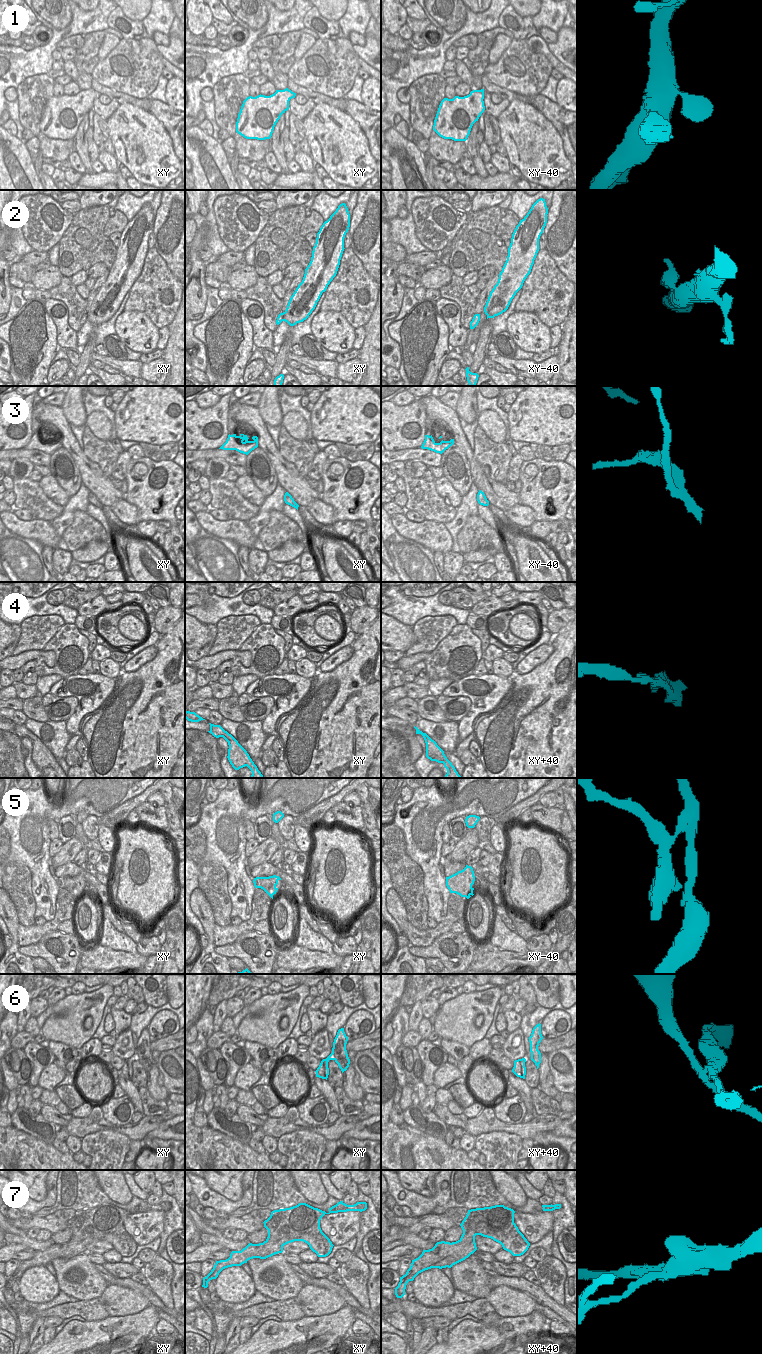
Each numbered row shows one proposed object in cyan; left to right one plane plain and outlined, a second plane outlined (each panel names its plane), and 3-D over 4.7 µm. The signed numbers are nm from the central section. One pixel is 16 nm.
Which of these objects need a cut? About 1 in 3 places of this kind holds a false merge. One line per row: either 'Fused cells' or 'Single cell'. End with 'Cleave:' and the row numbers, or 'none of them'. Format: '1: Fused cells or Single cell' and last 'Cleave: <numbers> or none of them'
1: Single cell
2: Single cell
3: Fused cells
4: Single cell
5: Fused cells
6: Fused cells
7: Fused cells
Cleave: 3, 5, 6, 7

